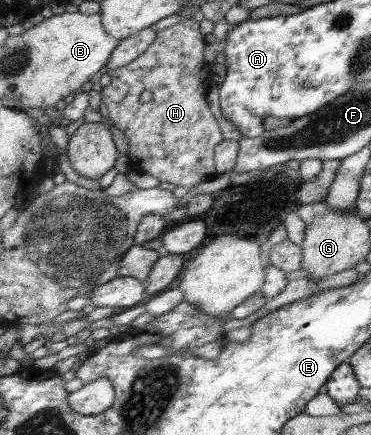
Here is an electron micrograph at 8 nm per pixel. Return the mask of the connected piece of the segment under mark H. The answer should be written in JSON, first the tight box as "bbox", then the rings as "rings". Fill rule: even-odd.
{"bbox":[102,18,222,189],"rings":[[[192,18],[180,21],[156,33],[156,39],[150,47],[128,65],[111,69],[110,84],[103,86],[102,103],[108,110],[108,119],[112,119],[115,126],[126,134],[128,139],[129,172],[151,175],[159,182],[167,182],[177,187],[194,189],[197,185],[210,181],[214,177],[215,148],[218,137],[222,139],[222,131],[218,129],[218,121],[212,115],[206,93],[210,87],[210,79],[202,81],[200,87],[200,73],[210,73],[204,65],[204,35],[198,31],[198,22]],[[146,91],[152,92],[152,101],[140,103],[139,95]]]}

